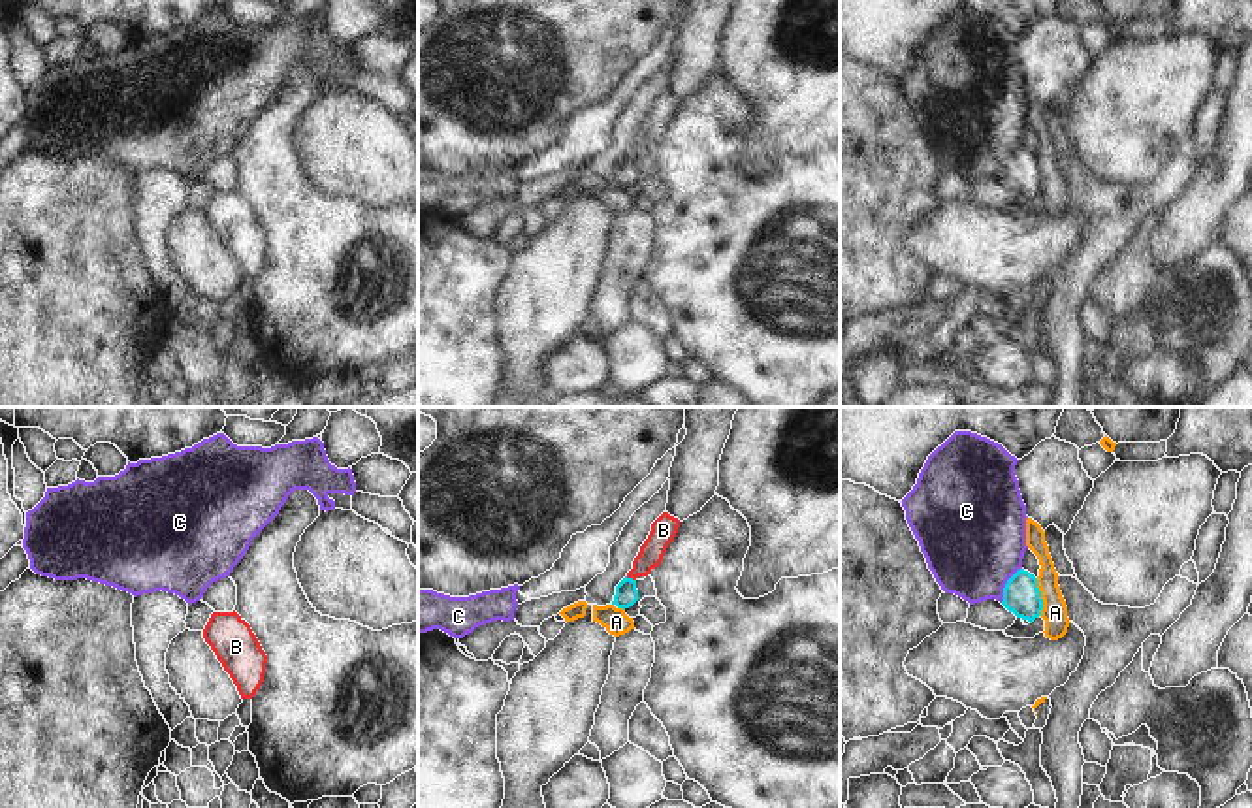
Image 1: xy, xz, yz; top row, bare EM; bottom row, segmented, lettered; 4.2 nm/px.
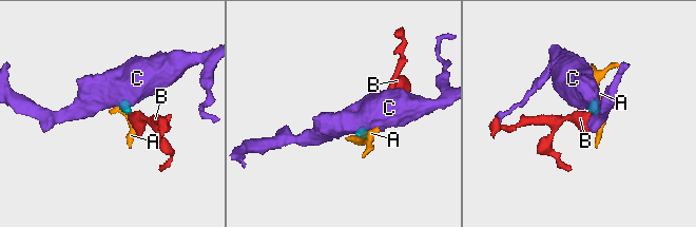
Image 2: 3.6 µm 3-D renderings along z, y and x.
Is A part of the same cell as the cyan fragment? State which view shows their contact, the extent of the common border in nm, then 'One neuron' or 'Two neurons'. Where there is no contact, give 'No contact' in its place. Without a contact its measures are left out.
Touches cyan in yz. Shared border 160 nm. Two neurons.

